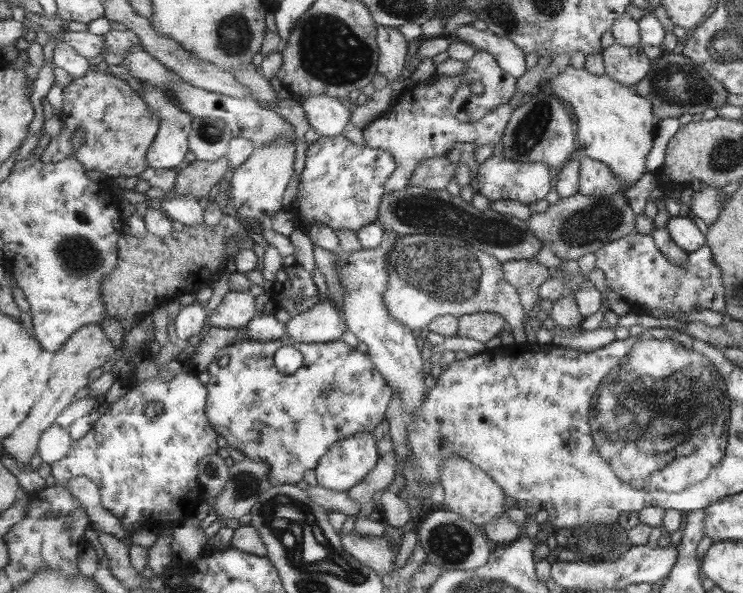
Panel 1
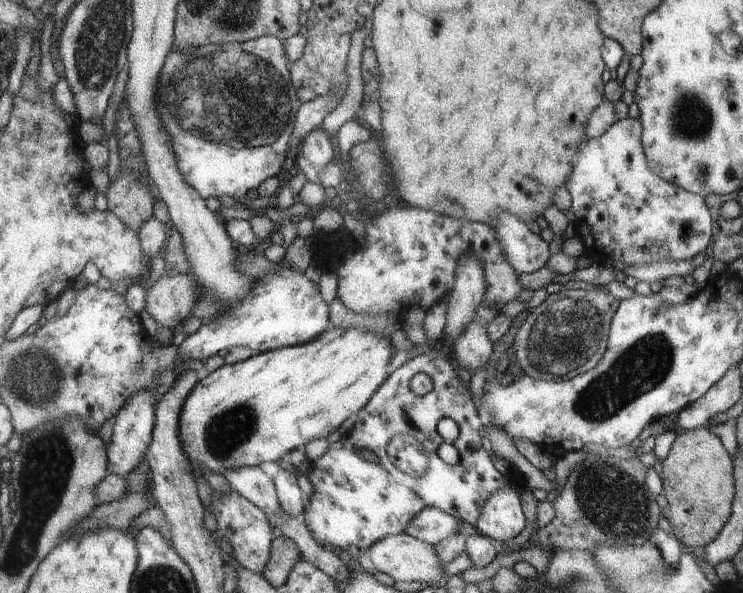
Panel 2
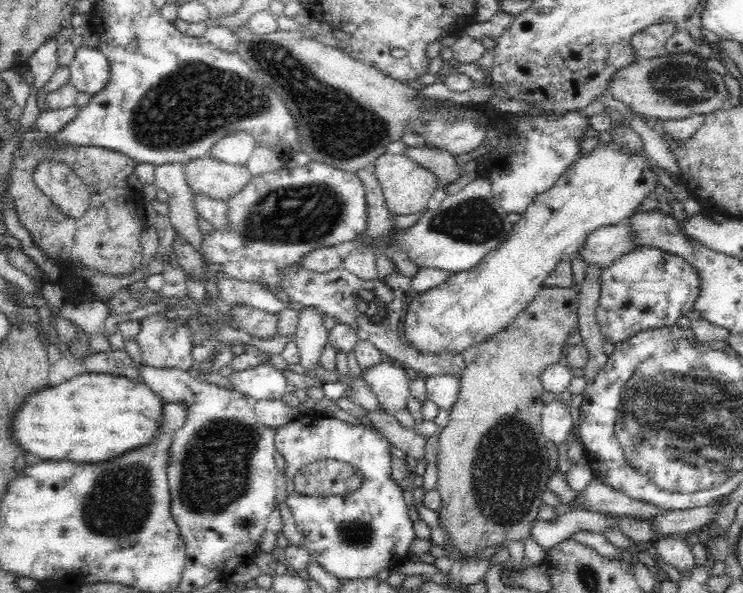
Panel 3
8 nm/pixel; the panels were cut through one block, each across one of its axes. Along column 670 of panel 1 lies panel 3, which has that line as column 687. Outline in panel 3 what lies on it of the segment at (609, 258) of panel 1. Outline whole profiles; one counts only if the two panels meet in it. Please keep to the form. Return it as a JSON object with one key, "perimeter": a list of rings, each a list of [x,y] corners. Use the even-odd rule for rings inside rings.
{"perimeter":[[[638,248],[616,258],[600,276],[600,304],[596,306],[596,322],[604,342],[618,344],[630,340],[638,332],[676,326],[676,320],[694,310],[702,290],[700,272],[682,256],[656,248]]]}

